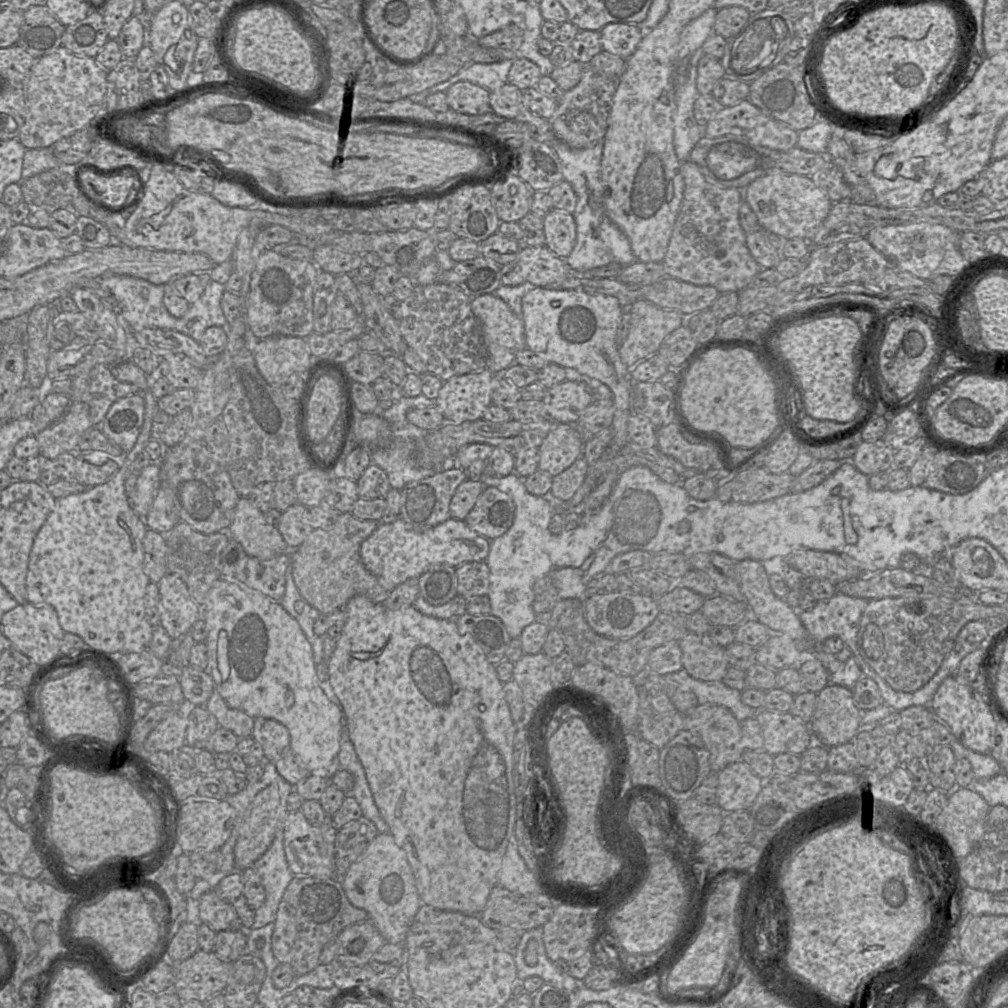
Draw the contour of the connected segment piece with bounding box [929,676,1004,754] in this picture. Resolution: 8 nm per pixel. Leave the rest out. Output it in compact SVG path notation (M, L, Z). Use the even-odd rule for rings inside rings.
M948 676L936 690L929 708L961 744L976 752L991 754L996 745L996 724L999 719L1004 719L998 714L988 695L981 695L957 676Z

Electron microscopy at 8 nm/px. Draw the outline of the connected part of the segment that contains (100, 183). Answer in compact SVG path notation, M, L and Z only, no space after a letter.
M97 169L80 175L86 192L93 198L111 206L127 203L136 192L140 180L124 174L106 174Z

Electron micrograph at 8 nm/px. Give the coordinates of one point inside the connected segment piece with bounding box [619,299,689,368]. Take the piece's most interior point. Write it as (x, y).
(649, 325)

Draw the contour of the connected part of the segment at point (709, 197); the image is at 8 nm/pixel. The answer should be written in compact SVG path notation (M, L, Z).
M688 159L682 161L681 174L684 179L683 200L662 261L666 276L694 285L713 286L721 294L742 291L763 269L752 257L739 221L744 189L710 183L700 167Z

